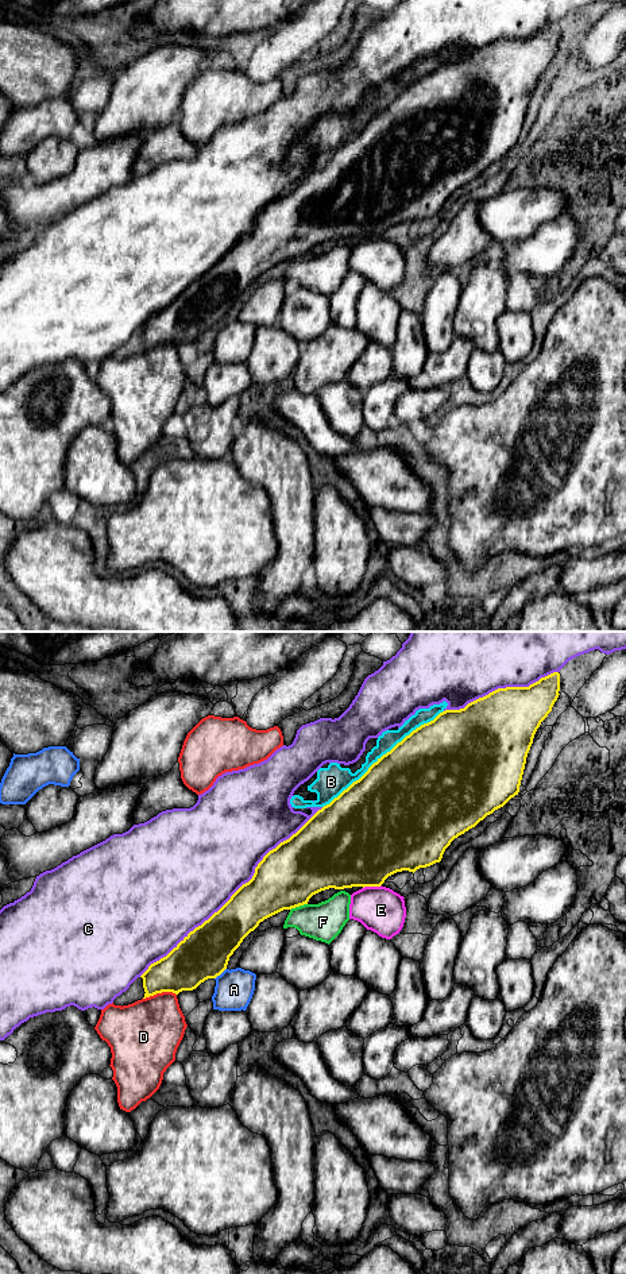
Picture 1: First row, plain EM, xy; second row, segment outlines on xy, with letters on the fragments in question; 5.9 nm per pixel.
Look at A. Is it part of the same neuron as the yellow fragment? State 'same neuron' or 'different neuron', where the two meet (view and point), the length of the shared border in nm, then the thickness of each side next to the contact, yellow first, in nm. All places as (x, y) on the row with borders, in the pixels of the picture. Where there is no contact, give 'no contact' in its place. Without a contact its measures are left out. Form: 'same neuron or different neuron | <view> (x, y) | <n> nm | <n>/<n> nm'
different neuron | xy (220, 973) | 100 nm | 300/220 nm

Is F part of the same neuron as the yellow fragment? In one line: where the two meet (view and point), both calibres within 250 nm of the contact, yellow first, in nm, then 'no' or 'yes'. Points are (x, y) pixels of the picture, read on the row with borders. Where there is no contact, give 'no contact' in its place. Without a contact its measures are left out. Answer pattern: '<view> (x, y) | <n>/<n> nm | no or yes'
xy (298, 906) | 360/220 nm | no

